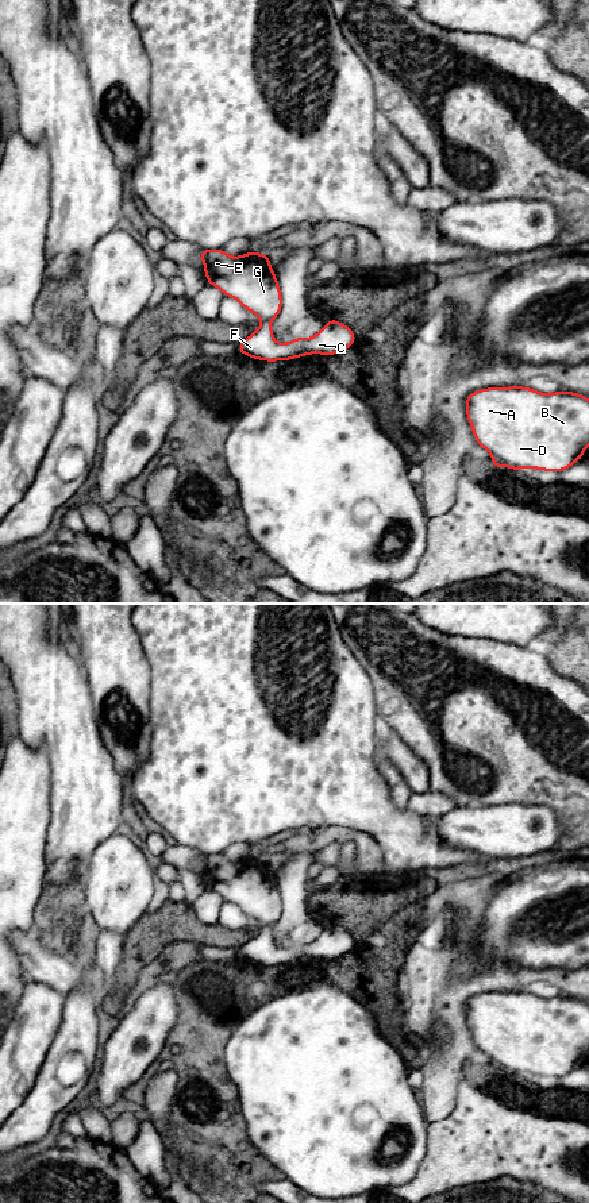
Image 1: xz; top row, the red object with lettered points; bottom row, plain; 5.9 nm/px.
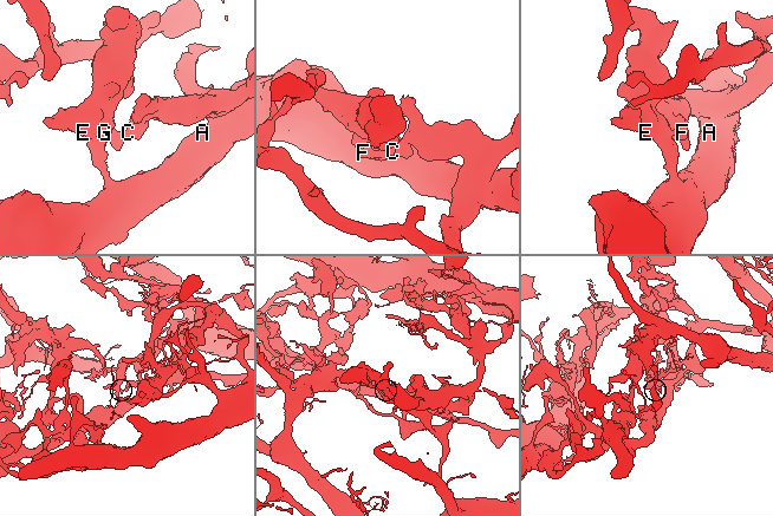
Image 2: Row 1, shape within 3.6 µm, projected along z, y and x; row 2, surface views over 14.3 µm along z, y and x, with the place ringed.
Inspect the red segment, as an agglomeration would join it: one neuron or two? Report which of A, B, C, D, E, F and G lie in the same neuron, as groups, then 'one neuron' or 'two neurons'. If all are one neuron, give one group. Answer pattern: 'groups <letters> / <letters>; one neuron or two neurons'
groups A B D E G / C F; two neurons

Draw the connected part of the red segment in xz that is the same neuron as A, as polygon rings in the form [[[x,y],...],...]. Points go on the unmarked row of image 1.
[[[527,991],[484,992],[467,1000],[465,1014],[476,1048],[492,1061],[490,1072],[561,1077],[582,1064],[589,1050],[589,1003],[581,998],[542,998]]]

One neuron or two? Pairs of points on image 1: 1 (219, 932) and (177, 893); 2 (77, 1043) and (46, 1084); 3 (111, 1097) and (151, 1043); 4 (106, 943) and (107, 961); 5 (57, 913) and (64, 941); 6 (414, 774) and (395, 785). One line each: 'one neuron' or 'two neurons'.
1: two neurons
2: one neuron
3: one neuron
4: one neuron
5: two neurons
6: two neurons

